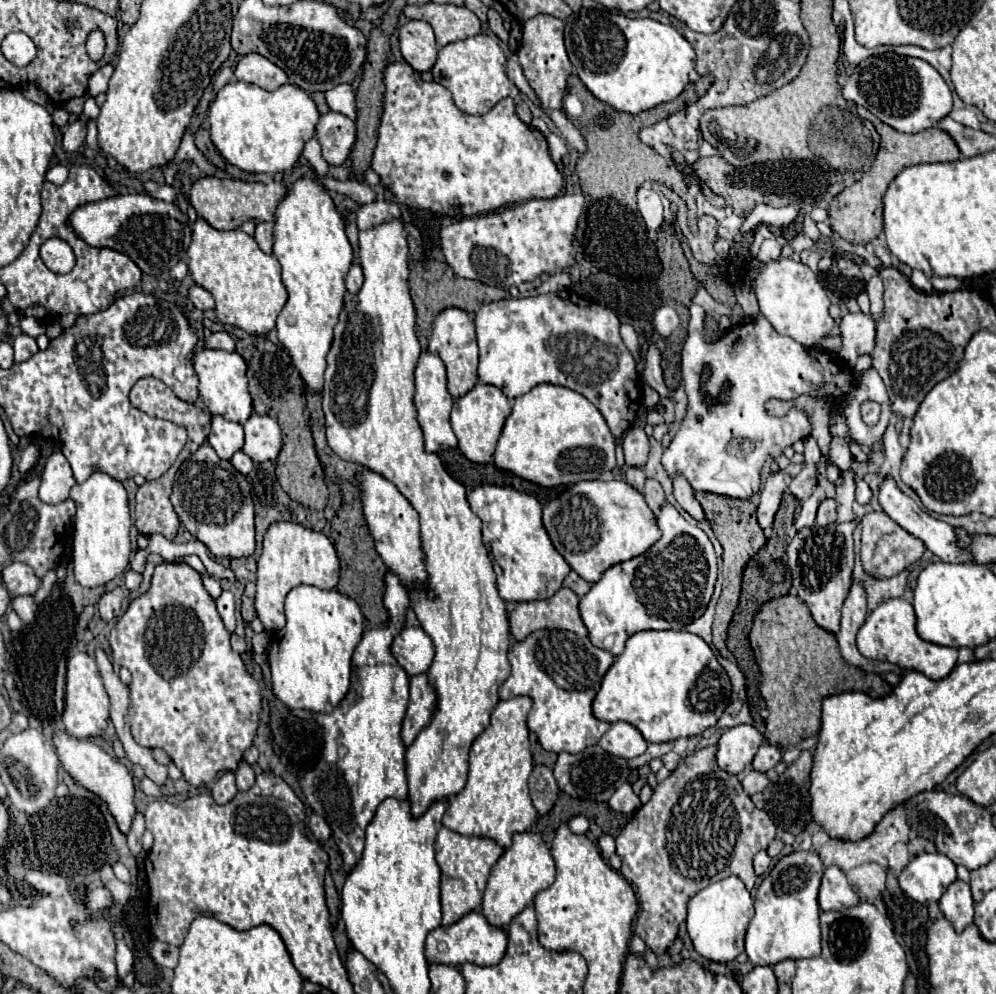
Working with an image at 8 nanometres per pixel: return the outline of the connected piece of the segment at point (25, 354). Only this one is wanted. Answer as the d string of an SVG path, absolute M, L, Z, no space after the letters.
M20 334L20 336L14 340L12 348L14 348L14 362L16 362L16 364L28 360L30 356L34 356L34 354L38 352L36 340L34 340L32 336L28 336L28 334Z

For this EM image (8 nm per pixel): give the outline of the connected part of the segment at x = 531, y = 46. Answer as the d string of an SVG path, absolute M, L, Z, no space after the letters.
M536 14L534 18L526 20L522 26L522 44L518 50L518 64L530 84L530 88L540 96L542 100L548 100L550 104L540 104L542 108L552 108L552 110L562 110L562 98L566 92L566 80L570 76L572 64L566 56L564 48L564 22L548 16L548 14Z

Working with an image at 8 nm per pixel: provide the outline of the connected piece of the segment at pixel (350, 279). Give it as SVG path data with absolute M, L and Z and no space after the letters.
M354 264L350 270L348 270L348 276L346 276L346 288L350 294L356 294L362 286L362 268L358 264Z

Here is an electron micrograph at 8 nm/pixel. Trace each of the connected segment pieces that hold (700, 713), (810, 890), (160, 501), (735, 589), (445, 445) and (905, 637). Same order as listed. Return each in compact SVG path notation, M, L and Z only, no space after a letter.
M644 630L626 640L624 652L606 672L602 688L594 698L594 716L610 724L624 720L638 728L646 742L670 742L676 738L690 738L714 726L724 714L732 694L732 684L726 670L716 660L710 646L696 634L682 630Z
M796 850L776 862L754 894L754 918L746 928L746 954L754 966L774 966L786 958L820 956L818 888L824 866L816 852Z
M176 468L164 472L160 480L144 482L136 492L136 528L140 534L150 536L154 532L172 540L178 532L178 516L170 504L172 480Z
M696 492L696 500L702 504L706 520L710 522L716 538L720 540L720 544L724 548L724 554L722 554L724 586L722 586L722 596L716 604L716 620L712 624L712 644L724 658L728 658L730 650L726 648L726 630L728 630L728 624L738 606L742 572L744 572L746 562L766 544L766 536L756 522L756 506L750 500L734 500L734 498L726 498L726 496L710 494L710 492Z
M422 352L420 362L416 366L416 396L414 396L414 404L416 404L416 410L418 410L418 422L422 426L428 452L440 452L440 450L448 450L448 448L456 448L458 446L456 434L452 432L452 426L450 426L450 412L452 412L454 398L448 394L448 386L446 384L448 384L446 368L444 368L444 362L440 360L440 356L430 354L430 352Z
M894 598L894 600L882 602L874 612L870 612L864 626L858 632L856 642L858 642L858 650L862 656L866 656L870 660L880 658L880 660L886 660L892 664L900 664L902 668L922 672L932 680L946 678L950 674L950 670L956 666L956 658L958 658L956 648L926 642L916 634L916 614L914 614L912 604L904 598Z

